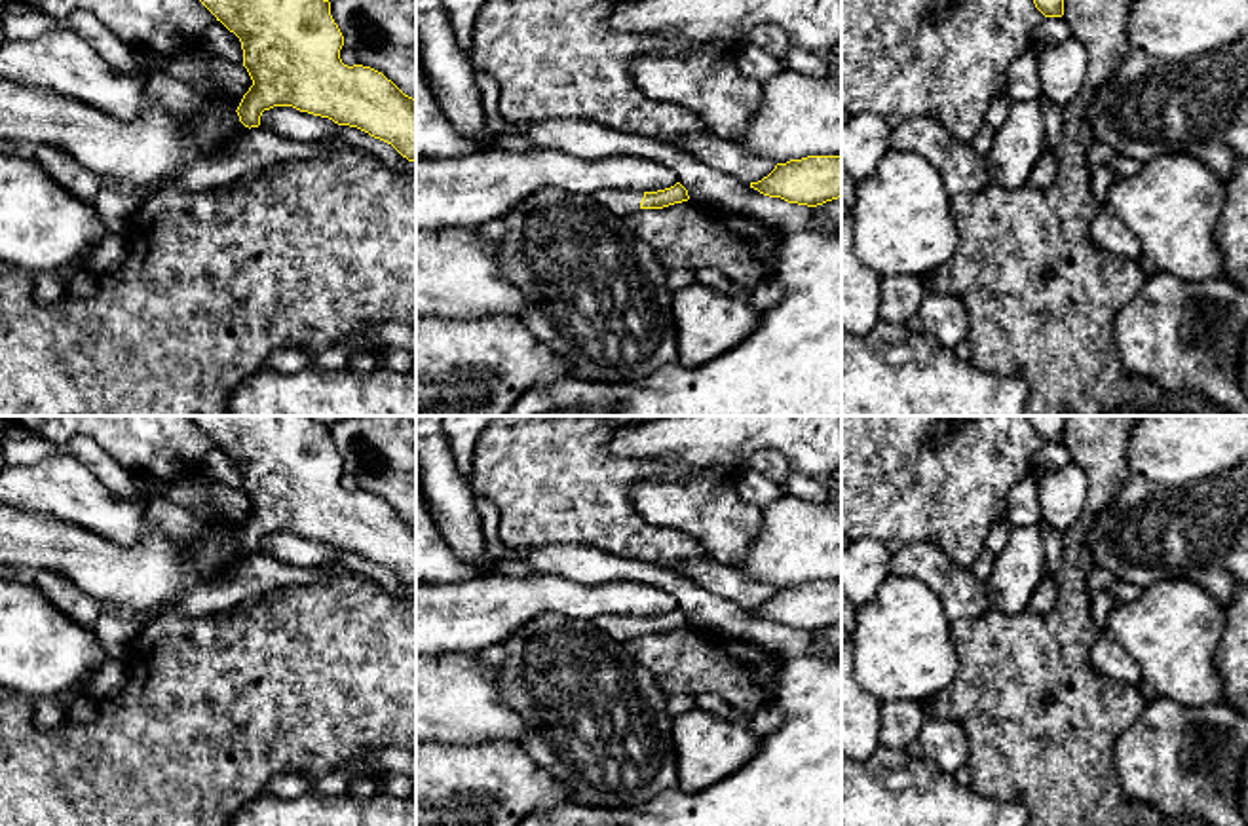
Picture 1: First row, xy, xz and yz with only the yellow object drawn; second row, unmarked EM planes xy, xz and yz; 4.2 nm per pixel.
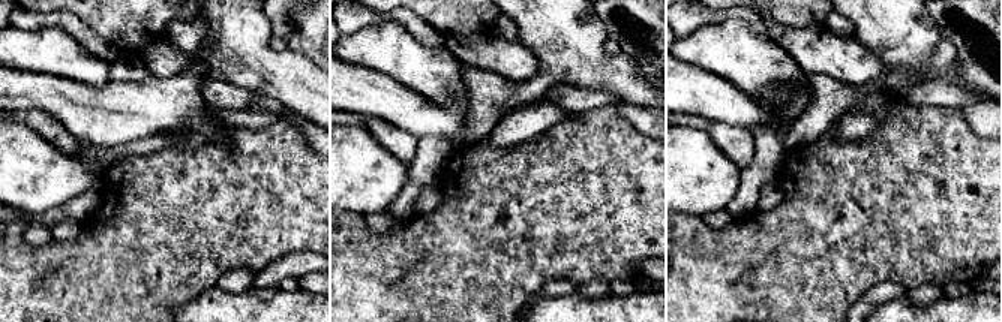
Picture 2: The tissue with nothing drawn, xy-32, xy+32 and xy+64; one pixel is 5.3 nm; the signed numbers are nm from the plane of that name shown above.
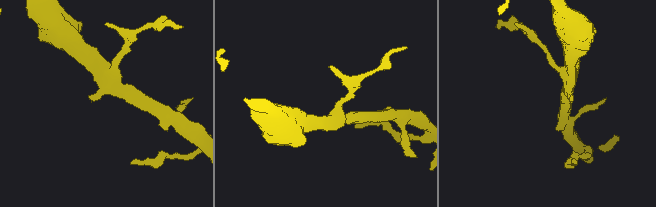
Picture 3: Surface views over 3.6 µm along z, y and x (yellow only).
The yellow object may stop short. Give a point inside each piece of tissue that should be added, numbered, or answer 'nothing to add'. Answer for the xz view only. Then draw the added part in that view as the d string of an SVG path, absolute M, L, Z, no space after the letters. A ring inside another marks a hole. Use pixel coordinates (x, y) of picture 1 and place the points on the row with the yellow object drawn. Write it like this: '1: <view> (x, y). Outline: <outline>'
1: xz (620, 202). Outline: M598 190L593 194L595 201L604 205L619 218L625 218L627 215L640 211L642 197L642 192L633 190Z

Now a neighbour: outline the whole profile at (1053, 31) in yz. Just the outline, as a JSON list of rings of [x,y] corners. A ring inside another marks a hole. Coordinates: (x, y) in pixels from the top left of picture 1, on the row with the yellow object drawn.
[[[1045,17],[1043,23],[1031,32],[1031,51],[1039,53],[1071,36],[1064,17]]]

